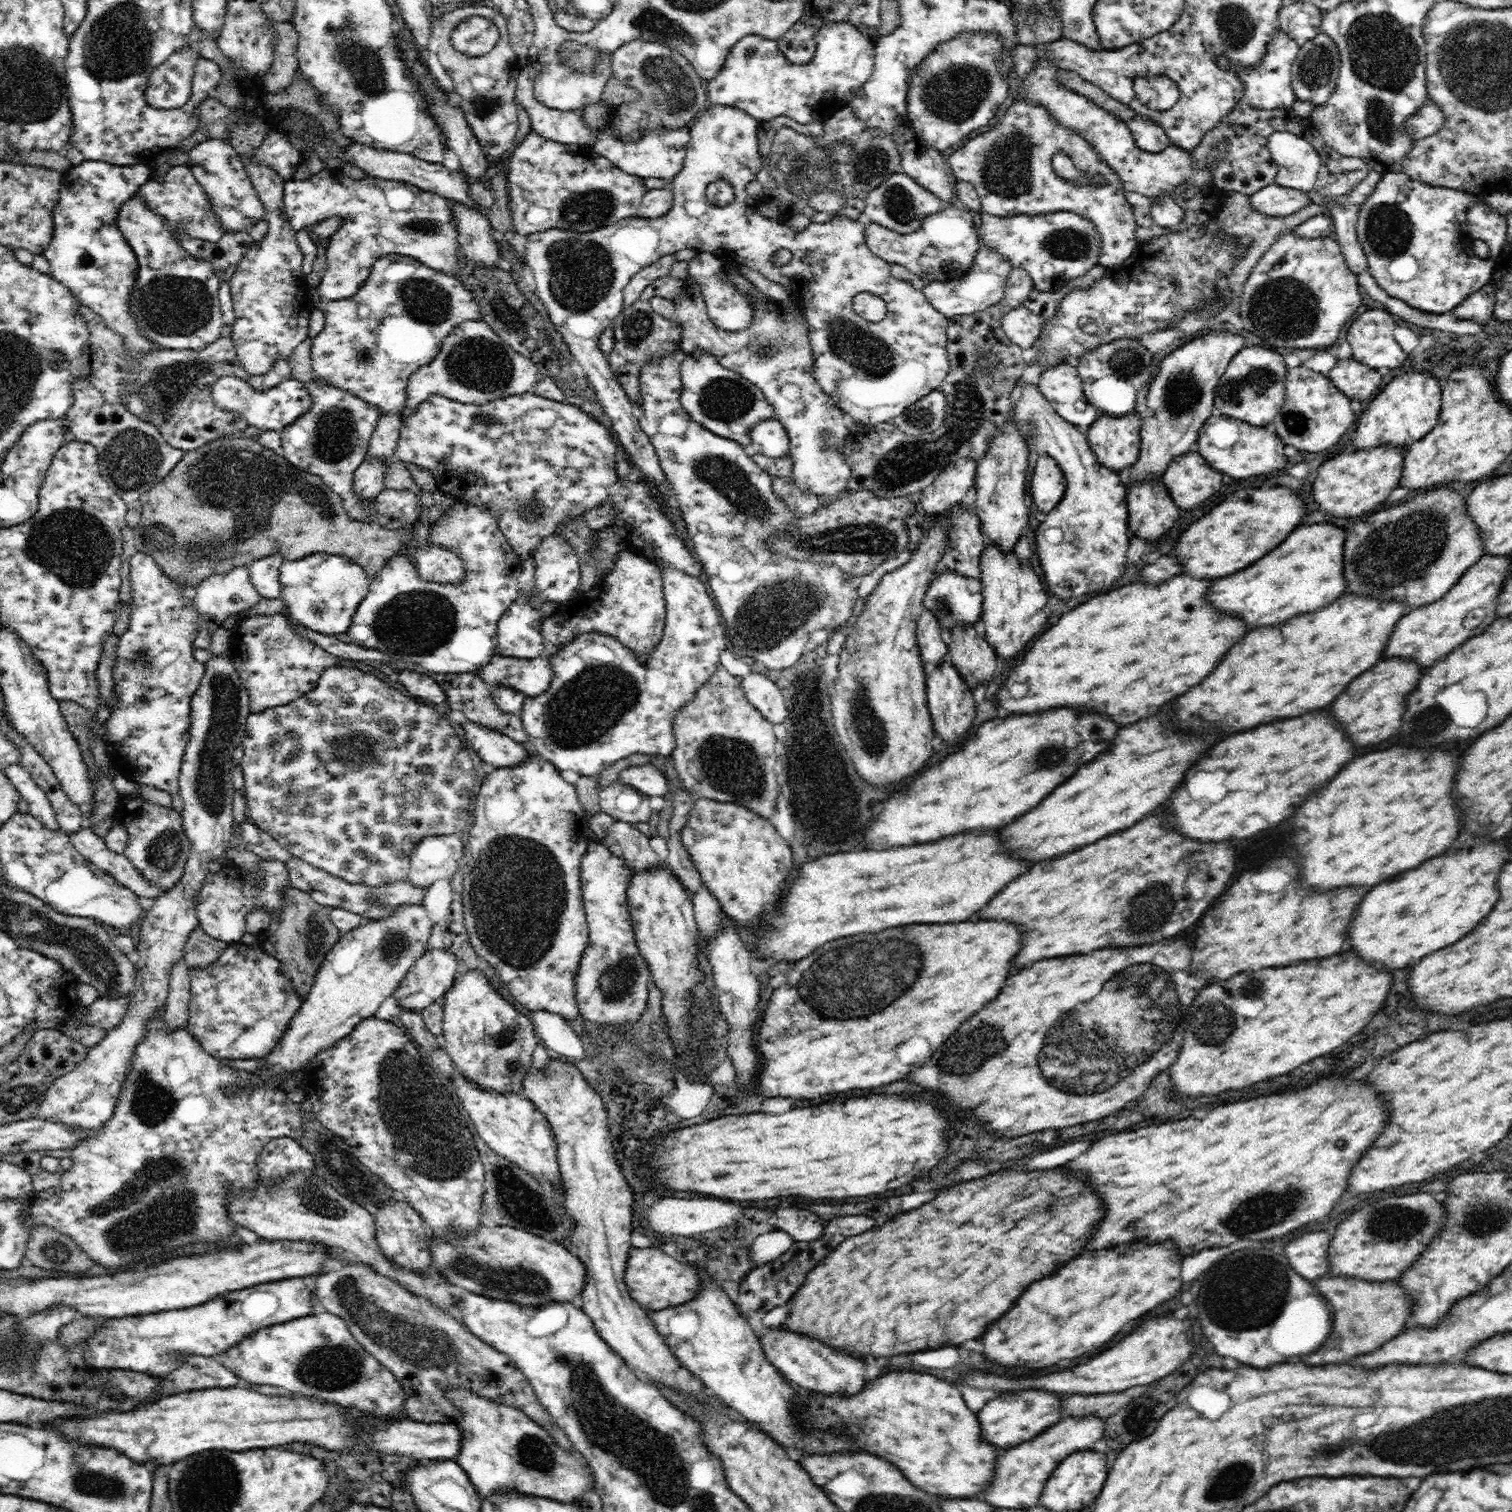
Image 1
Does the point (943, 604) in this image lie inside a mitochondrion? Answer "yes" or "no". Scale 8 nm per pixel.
yes

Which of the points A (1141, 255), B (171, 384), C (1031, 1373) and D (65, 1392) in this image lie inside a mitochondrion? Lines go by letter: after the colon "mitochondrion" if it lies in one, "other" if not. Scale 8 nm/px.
A: other
B: mitochondrion
C: other
D: other

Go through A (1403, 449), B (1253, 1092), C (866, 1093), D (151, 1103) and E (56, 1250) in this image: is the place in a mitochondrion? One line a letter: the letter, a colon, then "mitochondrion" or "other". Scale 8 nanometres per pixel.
A: other
B: other
C: other
D: mitochondrion
E: mitochondrion

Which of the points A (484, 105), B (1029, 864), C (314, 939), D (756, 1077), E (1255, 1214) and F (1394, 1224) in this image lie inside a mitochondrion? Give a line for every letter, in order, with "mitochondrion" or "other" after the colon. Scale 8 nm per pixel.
A: mitochondrion
B: other
C: mitochondrion
D: other
E: mitochondrion
F: mitochondrion

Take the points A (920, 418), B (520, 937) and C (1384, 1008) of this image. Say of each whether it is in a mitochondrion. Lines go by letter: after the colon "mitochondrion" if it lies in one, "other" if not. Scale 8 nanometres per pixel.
A: mitochondrion
B: mitochondrion
C: other

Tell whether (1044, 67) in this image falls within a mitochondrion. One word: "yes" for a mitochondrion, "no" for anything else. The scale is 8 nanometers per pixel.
no

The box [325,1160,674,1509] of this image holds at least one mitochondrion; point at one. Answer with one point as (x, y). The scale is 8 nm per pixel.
(420, 1346)

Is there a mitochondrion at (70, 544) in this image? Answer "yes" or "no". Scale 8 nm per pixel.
yes

